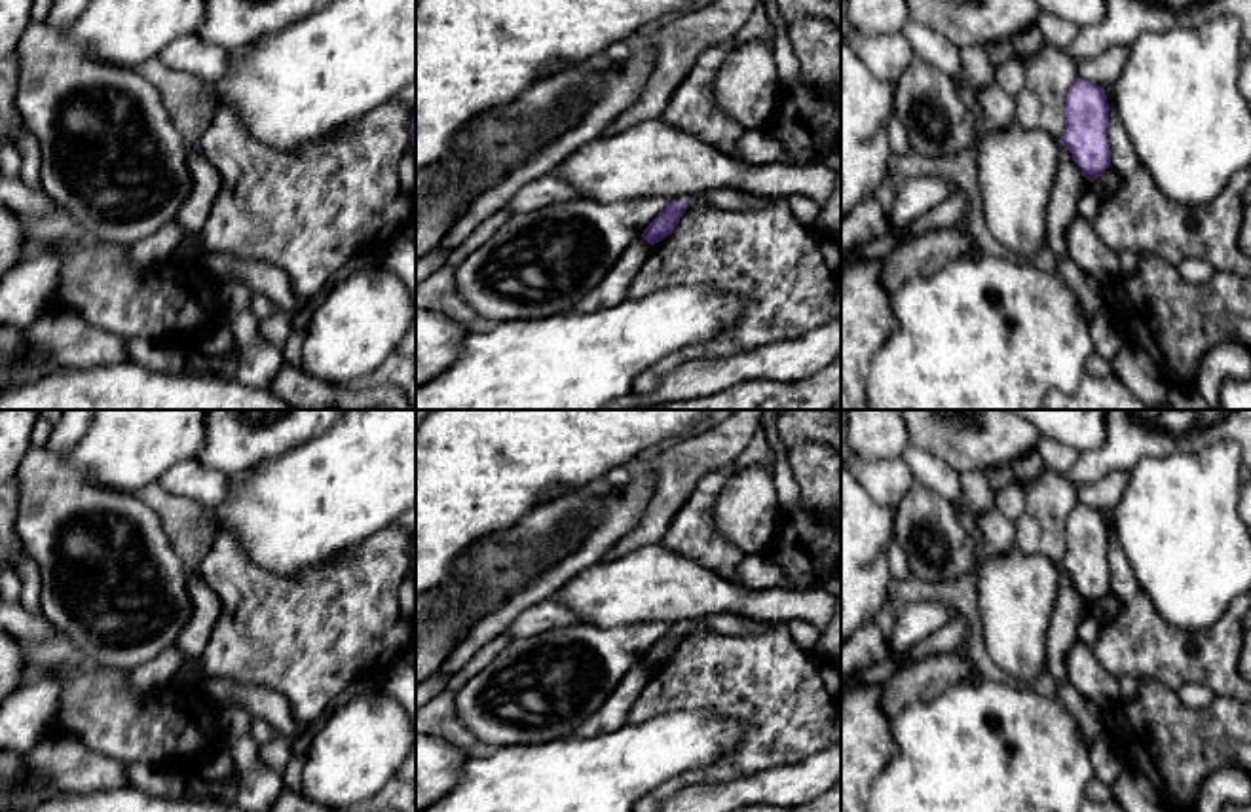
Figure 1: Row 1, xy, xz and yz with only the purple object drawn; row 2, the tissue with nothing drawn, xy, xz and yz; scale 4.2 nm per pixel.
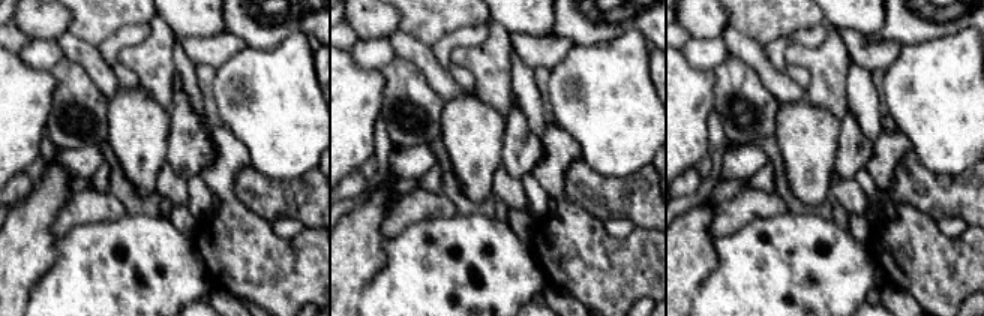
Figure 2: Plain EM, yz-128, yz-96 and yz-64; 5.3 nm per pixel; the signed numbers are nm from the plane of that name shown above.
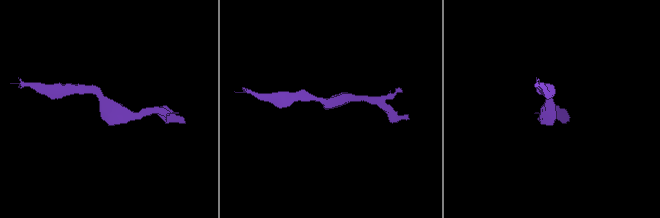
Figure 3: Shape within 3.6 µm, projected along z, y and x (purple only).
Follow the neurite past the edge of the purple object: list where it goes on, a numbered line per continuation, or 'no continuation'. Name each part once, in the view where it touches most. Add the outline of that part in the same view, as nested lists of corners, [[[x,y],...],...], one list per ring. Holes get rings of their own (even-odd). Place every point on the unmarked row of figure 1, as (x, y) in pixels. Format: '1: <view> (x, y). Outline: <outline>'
no continuation

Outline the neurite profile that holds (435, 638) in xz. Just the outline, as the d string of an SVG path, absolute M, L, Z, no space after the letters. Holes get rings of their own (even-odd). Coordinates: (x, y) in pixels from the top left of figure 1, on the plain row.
M444 586L416 598L416 685L437 674L465 632L465 611L452 607L440 620L433 618L431 605L446 594Z

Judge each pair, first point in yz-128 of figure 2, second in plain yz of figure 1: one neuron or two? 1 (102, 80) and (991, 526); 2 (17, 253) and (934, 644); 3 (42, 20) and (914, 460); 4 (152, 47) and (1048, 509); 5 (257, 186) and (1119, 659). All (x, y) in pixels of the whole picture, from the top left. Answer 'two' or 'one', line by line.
1: one
2: two
3: two
4: one
5: one

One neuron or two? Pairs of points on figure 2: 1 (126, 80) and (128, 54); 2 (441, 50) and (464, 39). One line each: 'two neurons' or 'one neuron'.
1: two neurons
2: one neuron

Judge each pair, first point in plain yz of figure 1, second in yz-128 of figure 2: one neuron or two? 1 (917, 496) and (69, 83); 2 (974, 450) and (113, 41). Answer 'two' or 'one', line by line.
1: one
2: two

